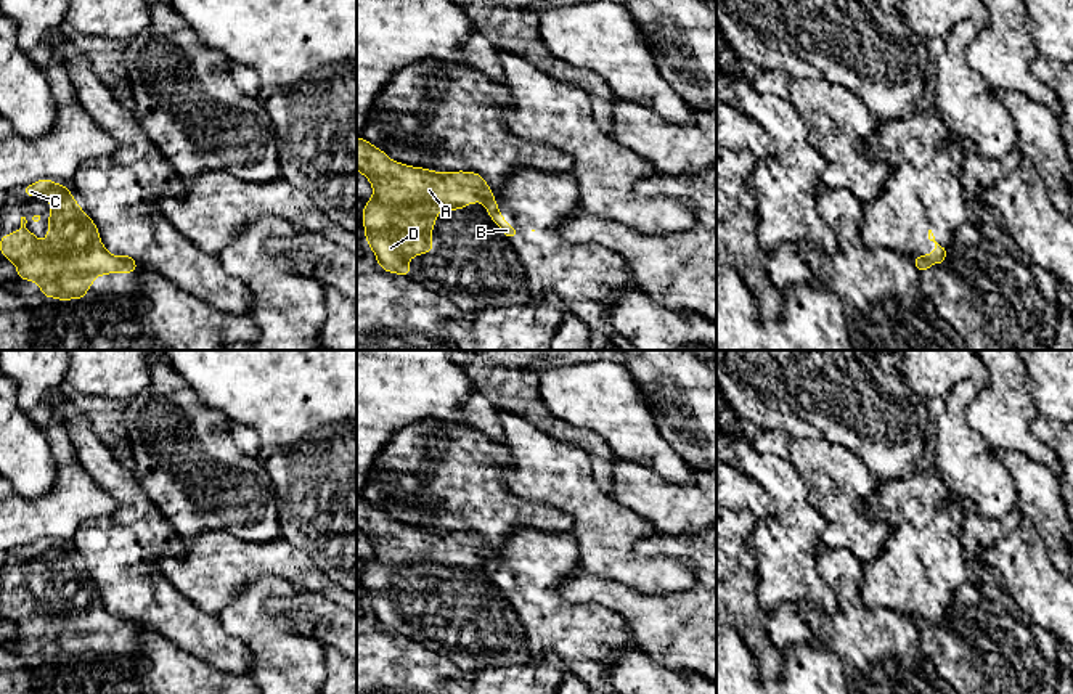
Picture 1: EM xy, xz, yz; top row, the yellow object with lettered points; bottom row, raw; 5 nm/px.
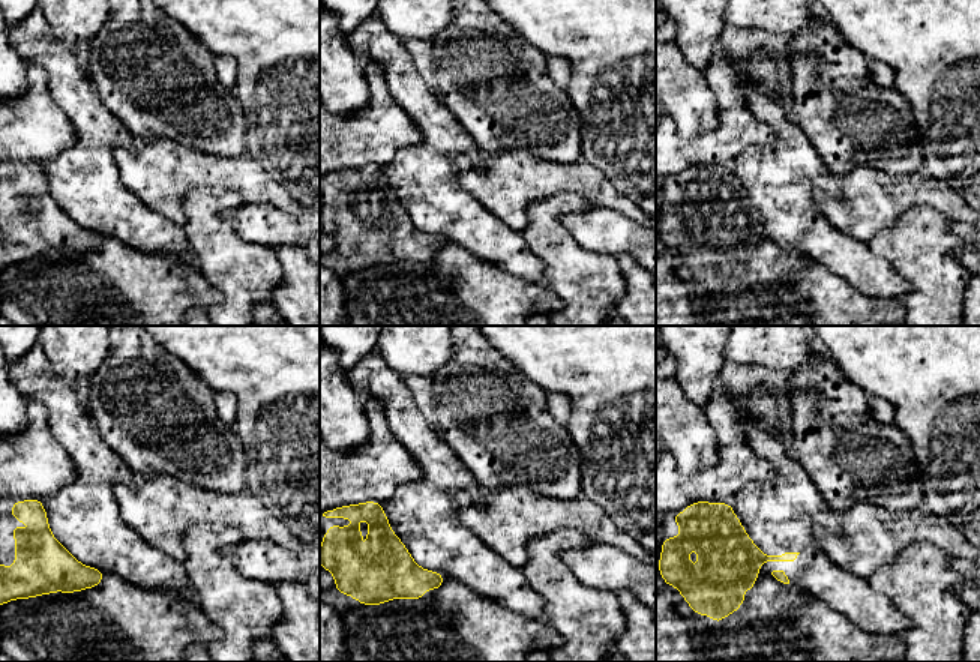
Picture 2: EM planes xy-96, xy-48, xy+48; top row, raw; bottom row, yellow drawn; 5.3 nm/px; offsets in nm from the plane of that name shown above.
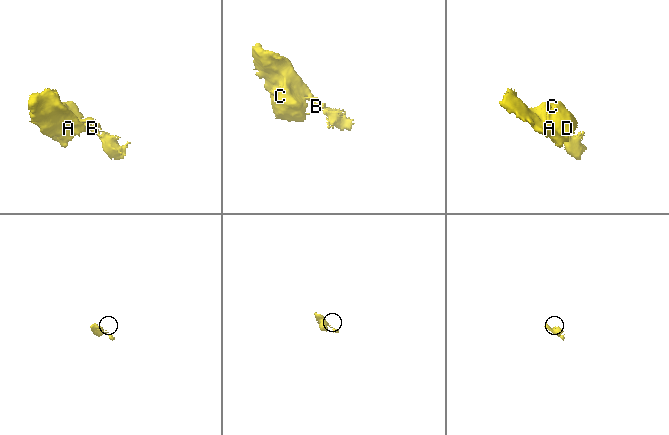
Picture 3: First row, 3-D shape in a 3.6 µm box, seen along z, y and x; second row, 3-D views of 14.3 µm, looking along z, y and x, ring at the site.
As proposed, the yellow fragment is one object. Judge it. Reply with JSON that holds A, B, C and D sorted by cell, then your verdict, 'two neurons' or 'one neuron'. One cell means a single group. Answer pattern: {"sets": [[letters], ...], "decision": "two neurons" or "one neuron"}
{"sets": [["A", "C", "D"], ["B"]], "decision": "two neurons"}

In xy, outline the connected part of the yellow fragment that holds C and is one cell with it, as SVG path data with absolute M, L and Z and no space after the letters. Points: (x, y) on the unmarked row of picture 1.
M40 538L32 545L22 546L24 556L43 556L50 559L50 590L45 593L47 602L42 602L26 588L26 577L21 577L21 590L0 596L2 617L16 625L18 638L40 644L40 655L56 660L82 660L88 647L95 644L95 636L108 633L135 633L140 627L106 610L101 602L98 586L77 564L67 546L55 543L51 538Z

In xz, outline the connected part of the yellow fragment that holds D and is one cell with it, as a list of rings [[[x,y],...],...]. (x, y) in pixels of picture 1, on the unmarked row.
[[[357,496],[357,530],[374,549],[361,572],[365,601],[381,630],[395,635],[411,636],[411,617],[434,609],[430,591],[439,570],[493,557],[479,532],[435,532],[395,522],[363,496]]]

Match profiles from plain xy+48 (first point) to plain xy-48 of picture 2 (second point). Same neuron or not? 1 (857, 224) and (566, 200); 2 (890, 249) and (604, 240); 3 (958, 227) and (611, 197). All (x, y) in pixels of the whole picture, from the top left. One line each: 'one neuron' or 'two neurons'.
1: two neurons
2: two neurons
3: two neurons

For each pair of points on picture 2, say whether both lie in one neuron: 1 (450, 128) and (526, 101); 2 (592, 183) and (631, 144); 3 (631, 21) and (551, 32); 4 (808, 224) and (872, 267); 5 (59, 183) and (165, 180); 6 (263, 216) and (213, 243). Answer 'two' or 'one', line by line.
1: two
2: two
3: one
4: one
5: two
6: two

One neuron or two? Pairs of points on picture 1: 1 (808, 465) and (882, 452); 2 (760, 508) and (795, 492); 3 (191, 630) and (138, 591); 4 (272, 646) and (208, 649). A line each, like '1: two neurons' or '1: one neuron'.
1: two neurons
2: two neurons
3: one neuron
4: two neurons

